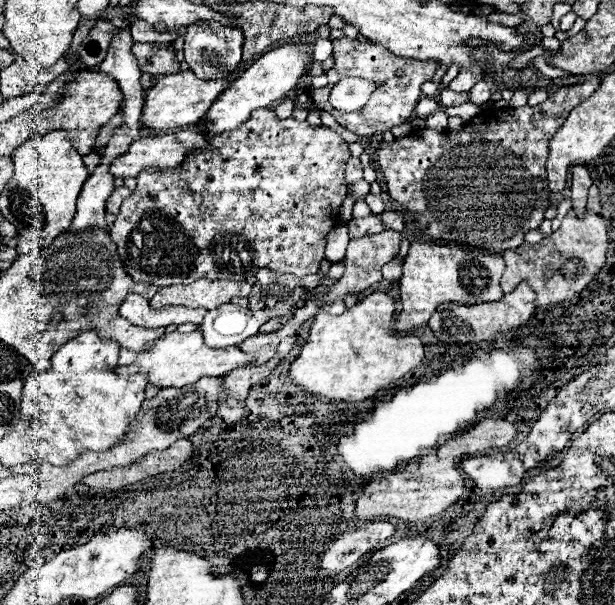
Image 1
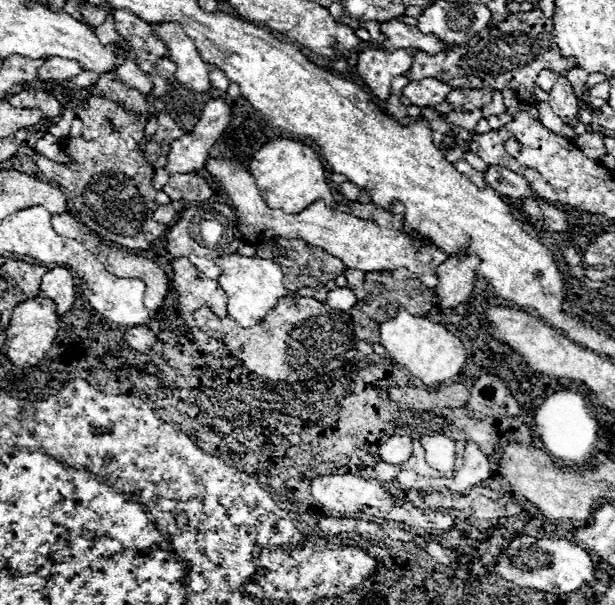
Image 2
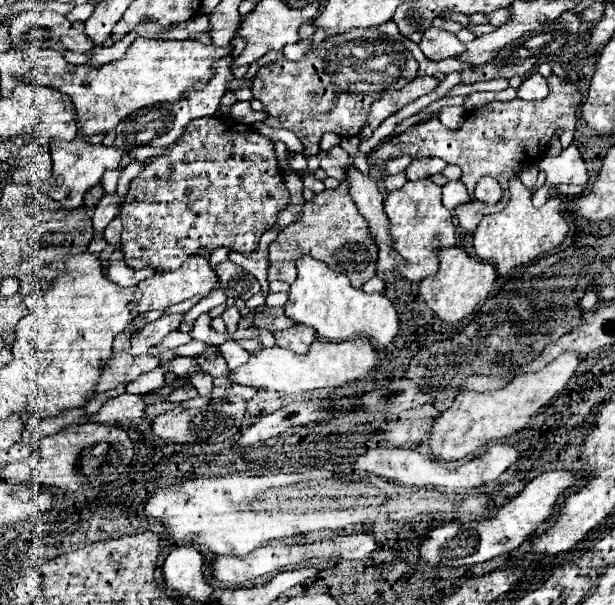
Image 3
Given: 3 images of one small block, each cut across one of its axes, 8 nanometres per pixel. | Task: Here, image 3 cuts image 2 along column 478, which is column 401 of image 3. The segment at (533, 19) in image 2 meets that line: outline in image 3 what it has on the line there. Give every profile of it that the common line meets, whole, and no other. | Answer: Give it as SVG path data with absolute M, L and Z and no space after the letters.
M366 28L366 30L350 30L340 36L332 36L324 40L312 54L304 56L298 62L290 60L276 60L258 70L258 74L252 80L252 94L256 100L264 104L264 110L272 116L280 118L282 126L292 130L304 144L304 154L312 156L318 154L318 144L322 134L334 132L338 136L354 136L358 134L360 126L368 120L370 106L382 98L384 92L394 92L406 86L416 78L418 62L416 58L396 40L390 40L384 32L378 28Z

